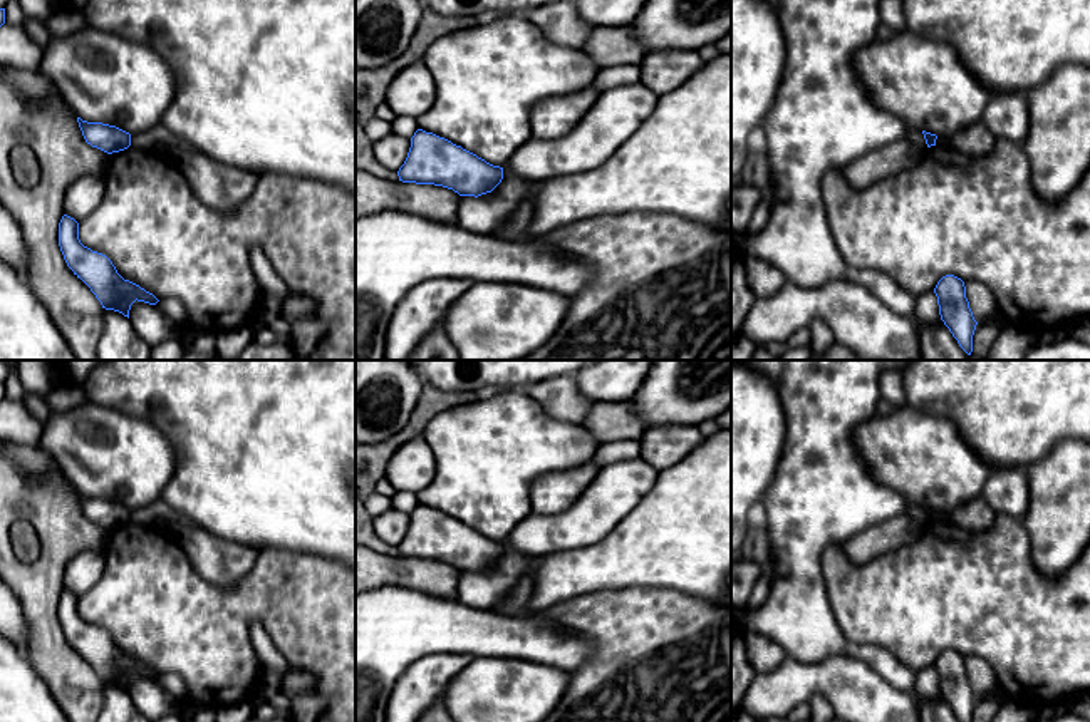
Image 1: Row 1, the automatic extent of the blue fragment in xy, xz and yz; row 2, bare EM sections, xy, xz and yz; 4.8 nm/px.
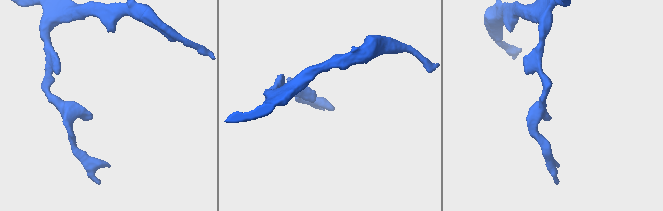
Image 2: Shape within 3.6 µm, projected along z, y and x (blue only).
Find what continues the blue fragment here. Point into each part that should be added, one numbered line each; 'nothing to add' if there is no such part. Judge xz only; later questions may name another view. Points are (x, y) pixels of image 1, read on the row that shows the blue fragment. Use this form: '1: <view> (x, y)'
nothing to add

